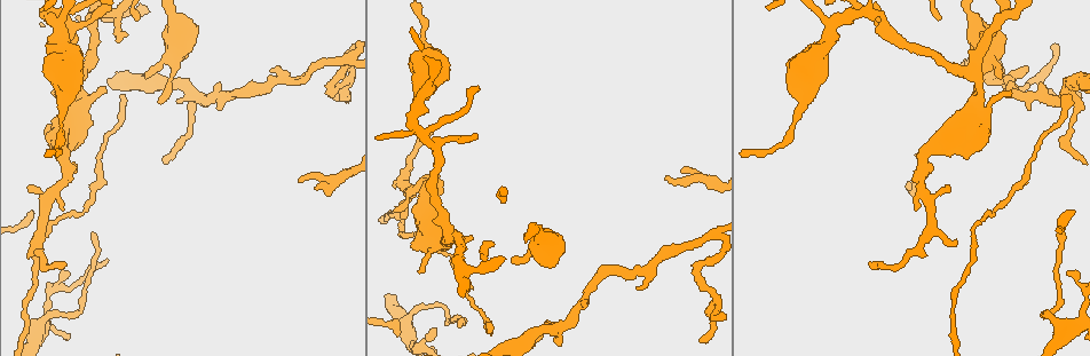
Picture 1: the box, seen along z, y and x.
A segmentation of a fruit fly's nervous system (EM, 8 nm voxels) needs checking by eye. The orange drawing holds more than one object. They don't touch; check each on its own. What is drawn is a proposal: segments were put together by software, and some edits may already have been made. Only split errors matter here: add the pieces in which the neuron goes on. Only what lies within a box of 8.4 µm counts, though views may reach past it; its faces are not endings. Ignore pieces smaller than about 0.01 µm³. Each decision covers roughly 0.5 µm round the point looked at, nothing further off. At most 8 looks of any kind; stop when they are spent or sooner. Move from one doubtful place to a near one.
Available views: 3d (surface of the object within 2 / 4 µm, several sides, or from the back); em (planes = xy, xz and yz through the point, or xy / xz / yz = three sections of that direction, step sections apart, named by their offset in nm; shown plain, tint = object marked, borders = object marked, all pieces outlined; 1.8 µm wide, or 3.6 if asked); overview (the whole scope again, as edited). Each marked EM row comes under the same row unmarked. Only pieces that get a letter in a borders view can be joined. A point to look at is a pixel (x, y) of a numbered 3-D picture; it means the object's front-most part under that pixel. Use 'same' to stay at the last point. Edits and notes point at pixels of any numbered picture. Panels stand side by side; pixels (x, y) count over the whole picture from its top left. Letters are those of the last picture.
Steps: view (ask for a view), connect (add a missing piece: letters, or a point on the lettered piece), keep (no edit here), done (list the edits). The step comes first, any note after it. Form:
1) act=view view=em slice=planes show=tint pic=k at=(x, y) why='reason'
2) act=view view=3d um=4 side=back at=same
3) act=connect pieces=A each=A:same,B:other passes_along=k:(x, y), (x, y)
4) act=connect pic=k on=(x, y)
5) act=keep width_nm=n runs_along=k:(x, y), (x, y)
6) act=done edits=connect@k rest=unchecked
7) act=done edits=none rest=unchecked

act=view view=em slice=yz step=16 show=tint pic=1 at=(512, 263)

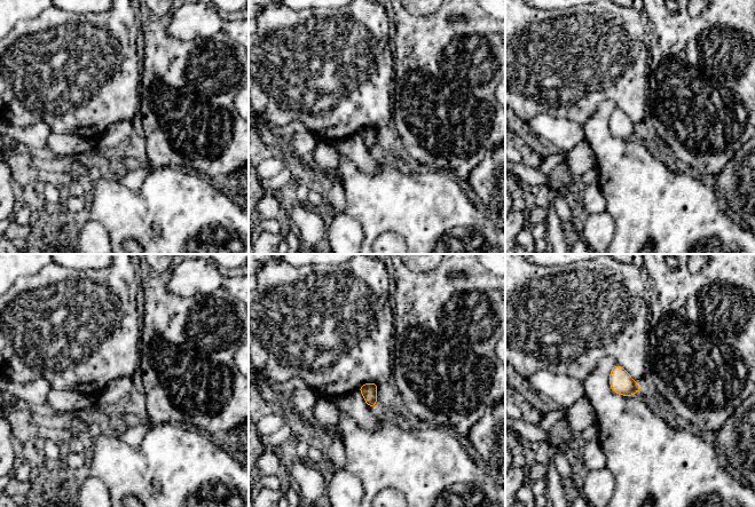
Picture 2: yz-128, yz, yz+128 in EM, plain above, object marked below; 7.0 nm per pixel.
act=view view=em slice=yz step=16 show=borders at=same

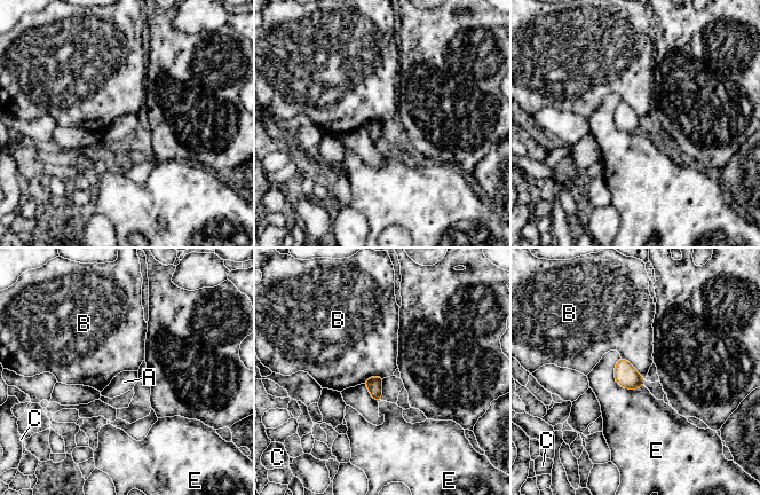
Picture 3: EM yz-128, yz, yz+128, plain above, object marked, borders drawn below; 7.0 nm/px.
act=keep longest_contact=E:260nm each=A:other,B:other,C:other,E:other border=3:(620, 356), (644, 378) found='none of them fits'

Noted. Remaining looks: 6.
act=view view=em slice=planes show=borders pic=1 at=(664, 179) why='branch stops here'

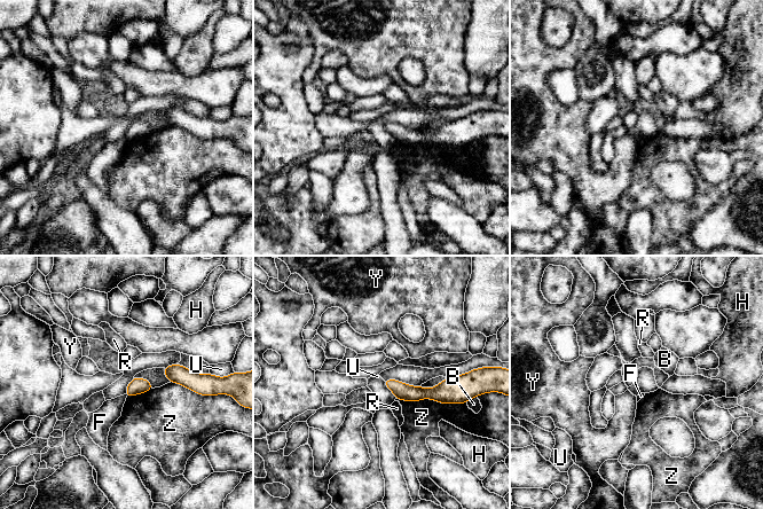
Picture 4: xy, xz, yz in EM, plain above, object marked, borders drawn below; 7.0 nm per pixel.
act=keep each=B:other,F:other,H:other,R:other,U:other,Y:other,Z:other border=4:(383, 381), (396, 398) found='no lettered piece goes on from it'

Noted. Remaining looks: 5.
act=view view=em slice=planes show=borders pic=1 at=(436, 327) why='free end'

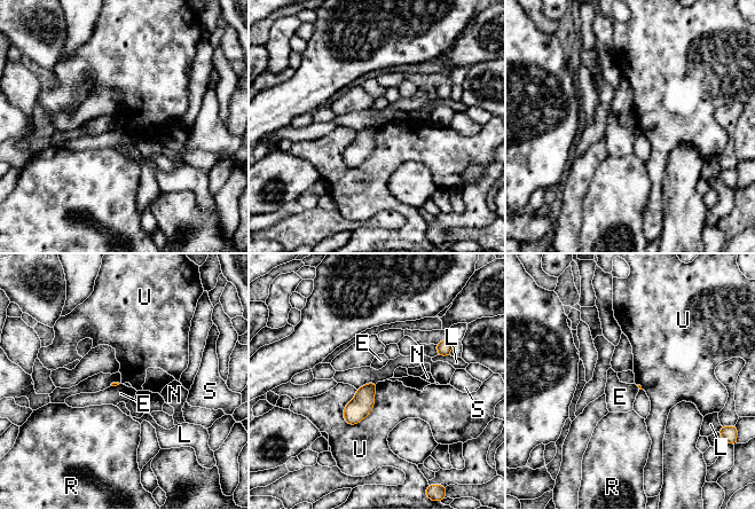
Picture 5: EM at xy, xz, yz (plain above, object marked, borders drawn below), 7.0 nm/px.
act=keep longest_contact=U:360nm each=E:other,L:other,N:other,R:other,S:other,U:other border=5:(377, 383), (372, 409), (347, 424) found='no lettered piece goes on from it'

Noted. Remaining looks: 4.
act=done edits=none rest=unchecked

